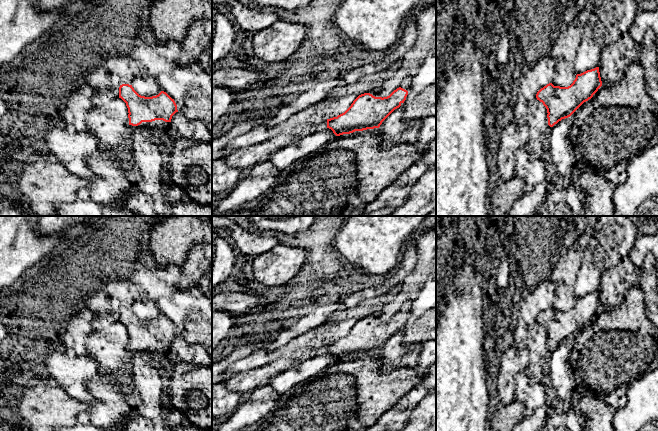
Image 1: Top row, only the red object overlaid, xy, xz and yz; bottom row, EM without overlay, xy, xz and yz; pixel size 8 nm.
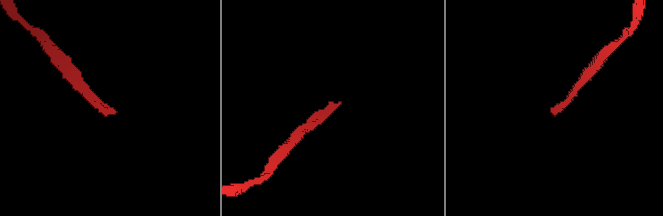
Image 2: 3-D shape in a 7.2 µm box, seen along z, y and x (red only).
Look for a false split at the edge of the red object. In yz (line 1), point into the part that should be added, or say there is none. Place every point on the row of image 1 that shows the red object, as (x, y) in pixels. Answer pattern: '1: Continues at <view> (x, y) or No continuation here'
1: No continuation here

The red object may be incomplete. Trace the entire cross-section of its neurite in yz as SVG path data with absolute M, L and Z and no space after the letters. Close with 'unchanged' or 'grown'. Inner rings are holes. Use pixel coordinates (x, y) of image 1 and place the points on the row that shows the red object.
M599 67L577 74L568 87L552 83L541 88L536 98L547 109L548 125L553 127L562 119L570 117L584 102L588 101L602 86Z; unchanged

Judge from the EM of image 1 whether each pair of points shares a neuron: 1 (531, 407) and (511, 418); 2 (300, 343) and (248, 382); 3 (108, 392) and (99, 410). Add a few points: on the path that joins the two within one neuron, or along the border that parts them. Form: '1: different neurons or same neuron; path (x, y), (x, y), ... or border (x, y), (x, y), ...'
1: different neurons; border (514, 399), (523, 405), (524, 417)
2: different neurons; border (295, 359), (289, 356), (281, 356), (261, 365)
3: same neuron; path (106, 397), (106, 404), (104, 406)

